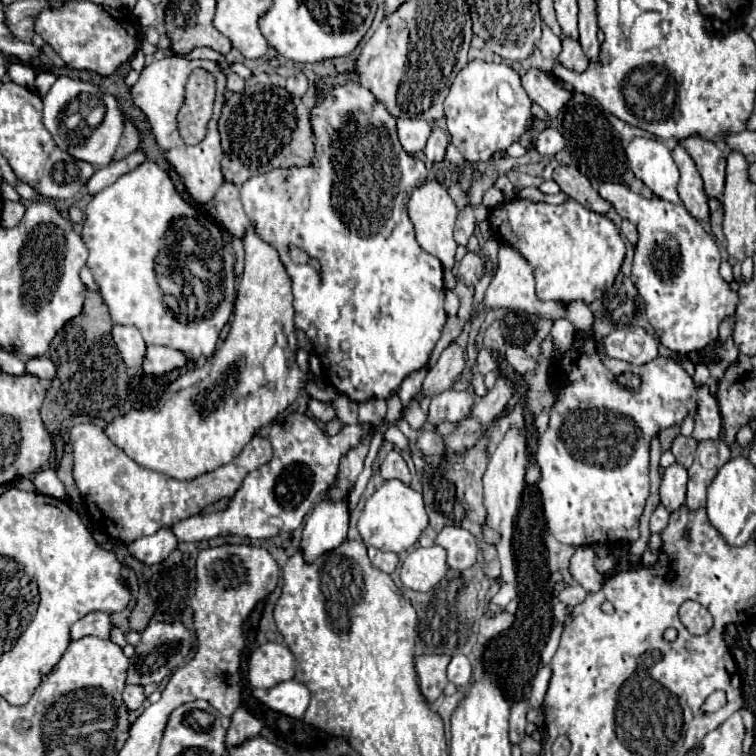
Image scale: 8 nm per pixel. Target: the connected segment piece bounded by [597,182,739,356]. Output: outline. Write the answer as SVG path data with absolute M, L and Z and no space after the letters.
M603 182L597 192L613 204L621 218L633 222L639 230L631 280L645 300L649 324L653 326L661 346L681 356L705 350L717 340L719 324L727 316L733 316L739 304L737 292L731 290L729 282L719 274L721 256L715 240L685 210L685 206L661 198L647 200L625 184L613 182Z

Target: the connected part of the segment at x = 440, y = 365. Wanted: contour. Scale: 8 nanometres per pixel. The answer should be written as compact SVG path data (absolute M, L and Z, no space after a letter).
M451 342L443 350L439 362L433 368L429 368L429 374L423 384L423 394L437 394L451 388L453 380L459 378L463 366L465 366L465 358L461 346L457 342Z

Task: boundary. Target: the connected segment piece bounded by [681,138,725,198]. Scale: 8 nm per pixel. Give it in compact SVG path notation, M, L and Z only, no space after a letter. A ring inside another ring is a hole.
M681 140L681 146L695 160L697 170L705 182L709 198L721 198L725 186L725 156L721 148L709 140Z

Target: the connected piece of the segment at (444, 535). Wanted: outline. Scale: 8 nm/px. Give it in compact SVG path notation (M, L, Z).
M445 526L437 540L435 540L437 546L445 548L447 552L447 566L453 568L453 570L467 570L475 564L477 560L477 544L475 544L475 538L469 530L461 528L461 526Z

